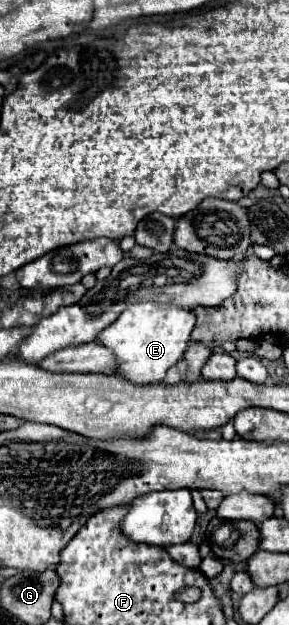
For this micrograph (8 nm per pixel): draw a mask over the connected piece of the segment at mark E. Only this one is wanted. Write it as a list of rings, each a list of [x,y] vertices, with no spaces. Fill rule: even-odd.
[[[137,302],[99,332],[99,344],[109,348],[115,356],[115,372],[133,384],[157,384],[163,382],[167,370],[177,364],[189,346],[189,336],[195,326],[195,314],[169,304]]]

